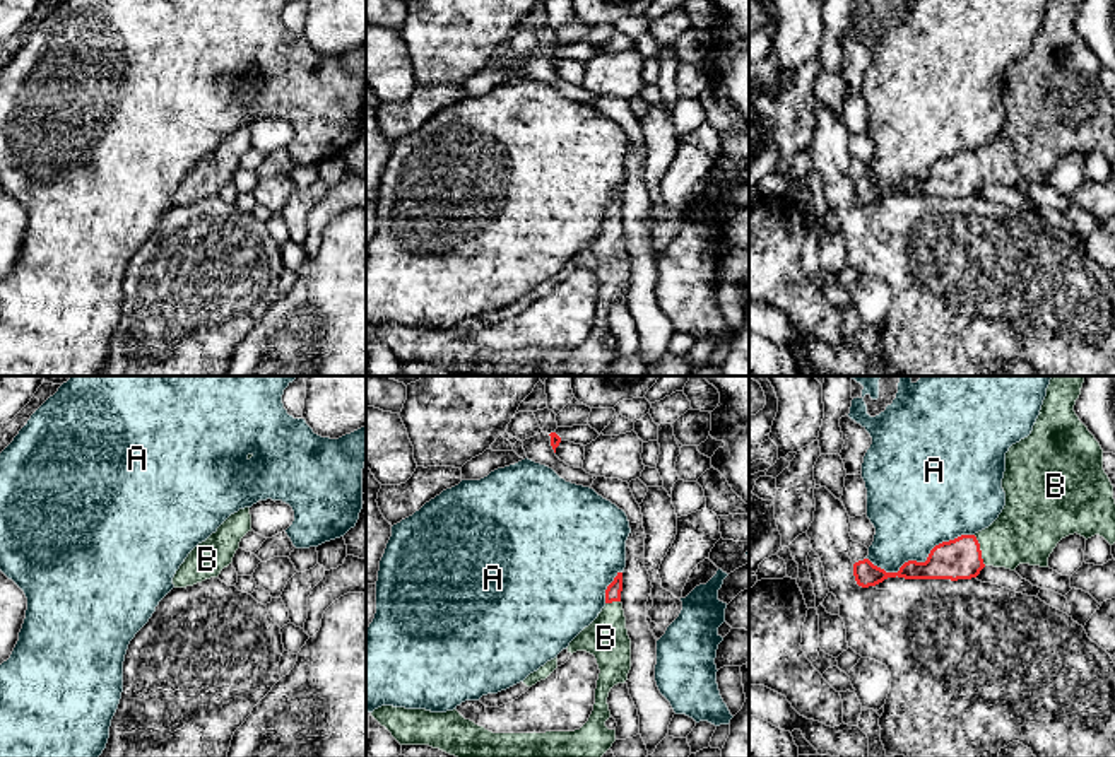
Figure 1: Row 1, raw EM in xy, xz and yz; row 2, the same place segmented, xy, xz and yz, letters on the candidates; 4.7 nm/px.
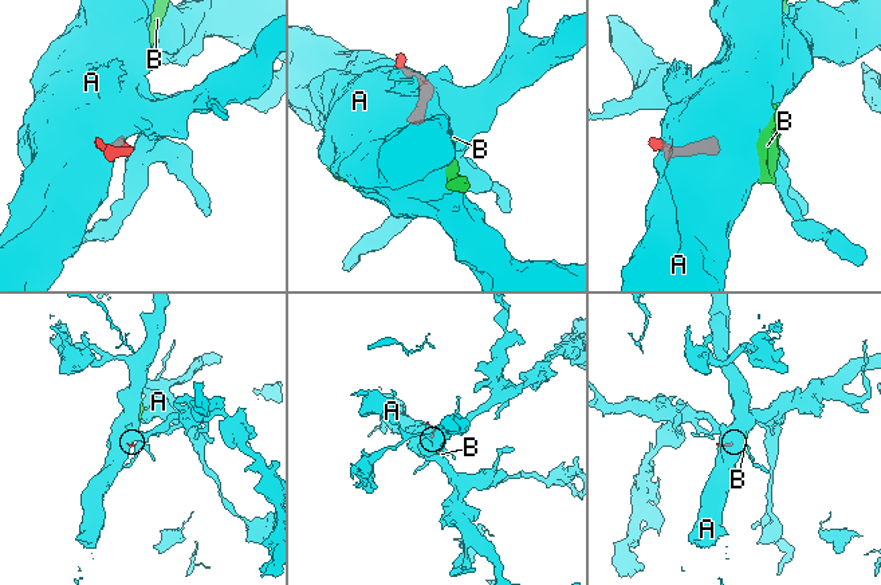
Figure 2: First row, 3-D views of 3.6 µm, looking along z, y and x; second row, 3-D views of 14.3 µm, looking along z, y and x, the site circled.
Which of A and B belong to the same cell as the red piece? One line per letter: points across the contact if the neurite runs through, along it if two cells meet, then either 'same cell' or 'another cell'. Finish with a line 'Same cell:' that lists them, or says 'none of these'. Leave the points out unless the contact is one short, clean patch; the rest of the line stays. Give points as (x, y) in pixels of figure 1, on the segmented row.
A: another cell
B: across yz (956, 559), (980, 551), (1006, 544), (1028, 528) | same cell
Same cell: B

